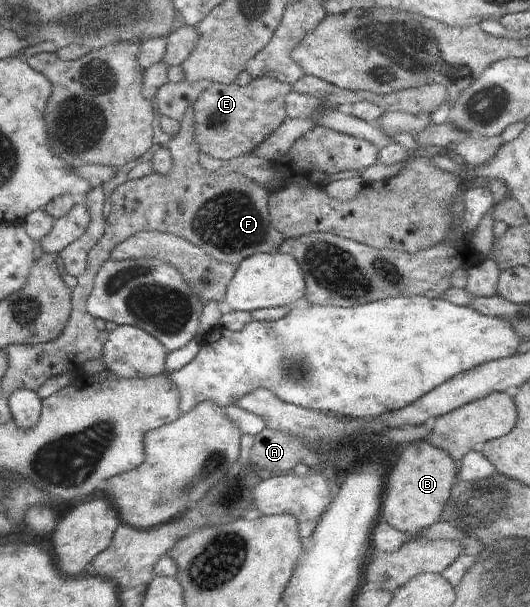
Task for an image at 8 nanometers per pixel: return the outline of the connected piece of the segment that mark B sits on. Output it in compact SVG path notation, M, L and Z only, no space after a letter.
M428 440L404 445L396 465L392 467L384 487L379 509L380 518L408 536L440 521L449 493L454 491L458 479L458 464L443 449L434 447Z

